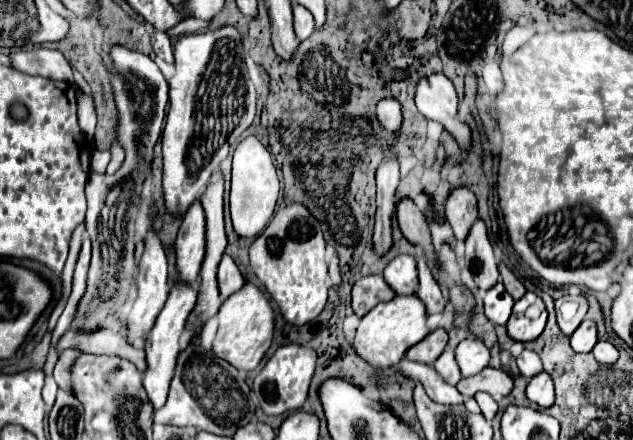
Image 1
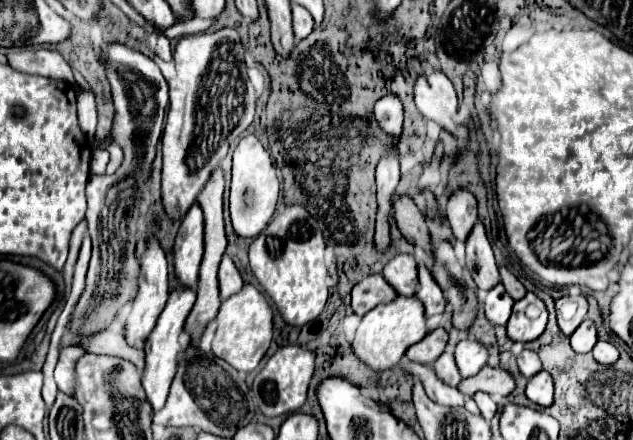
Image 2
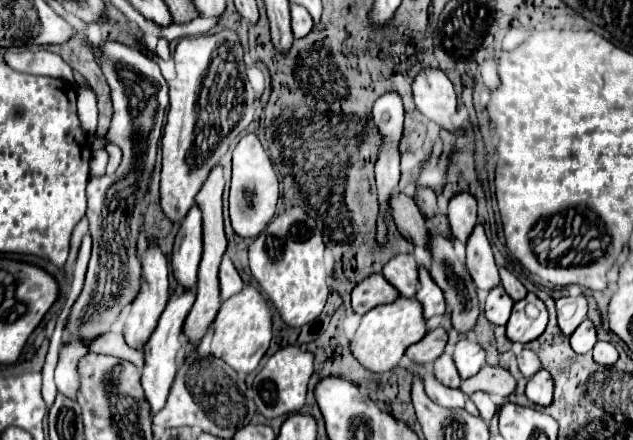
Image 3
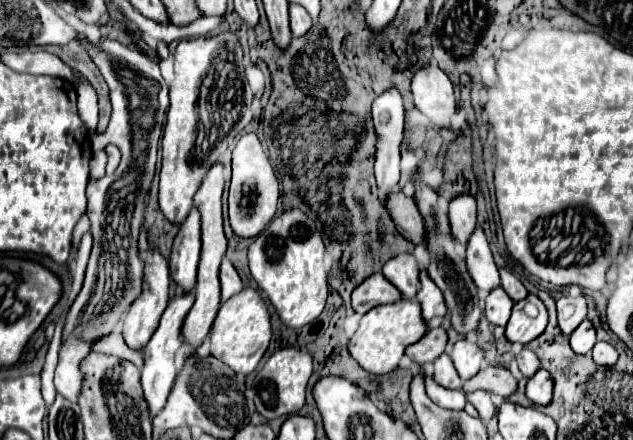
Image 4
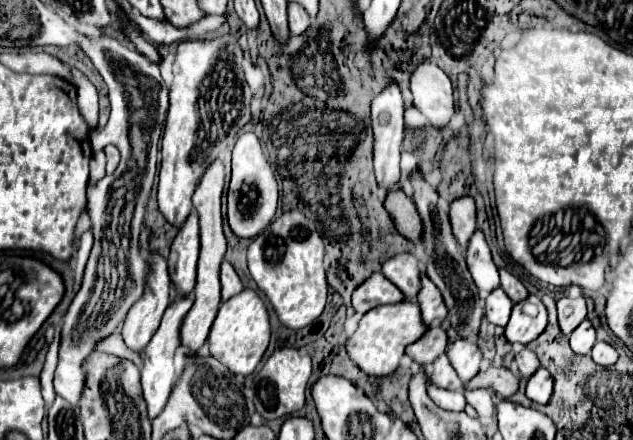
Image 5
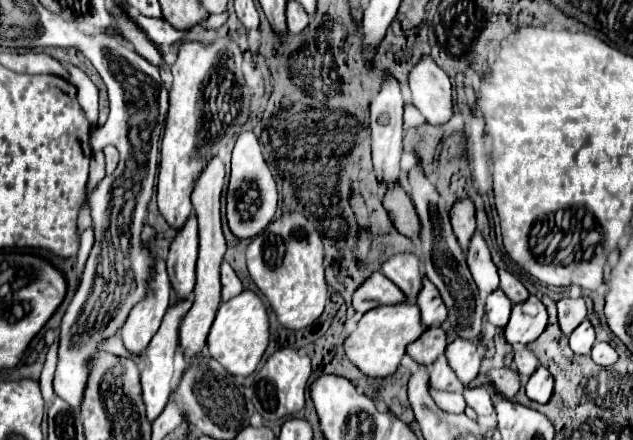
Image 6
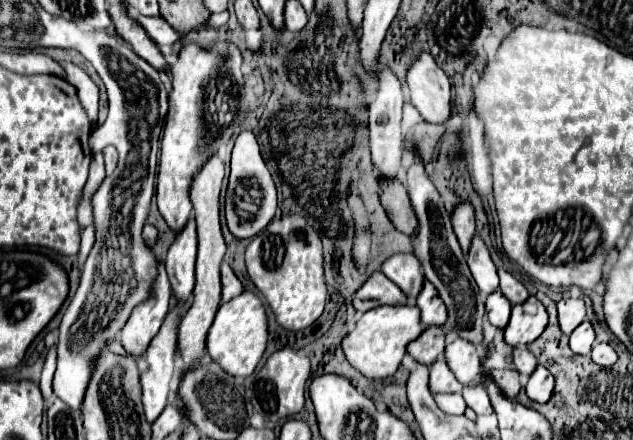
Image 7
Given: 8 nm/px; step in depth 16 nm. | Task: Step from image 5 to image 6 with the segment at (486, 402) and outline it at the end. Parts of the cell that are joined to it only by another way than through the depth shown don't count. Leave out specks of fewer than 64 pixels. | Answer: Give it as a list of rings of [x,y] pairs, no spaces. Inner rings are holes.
[[[466,388],[464,398],[466,398],[468,406],[472,406],[478,412],[478,416],[494,414],[494,404],[492,404],[490,392],[486,388]]]

